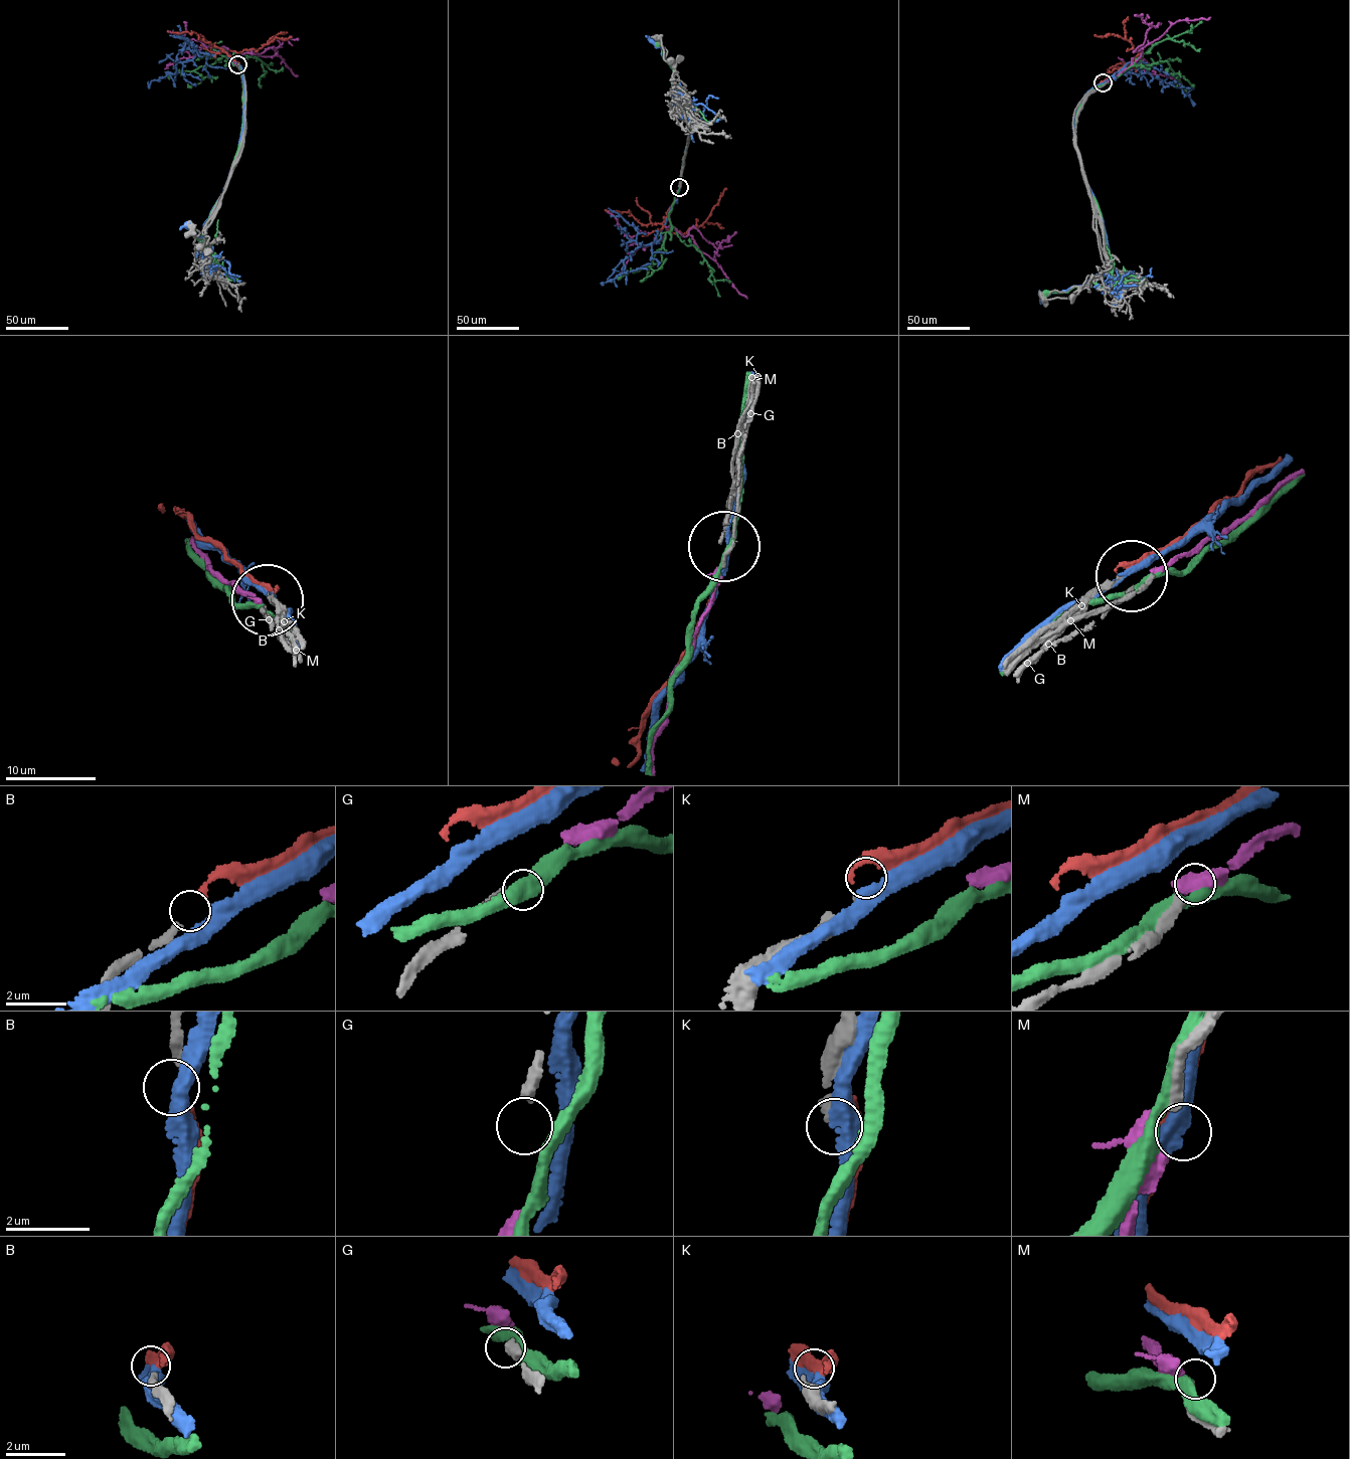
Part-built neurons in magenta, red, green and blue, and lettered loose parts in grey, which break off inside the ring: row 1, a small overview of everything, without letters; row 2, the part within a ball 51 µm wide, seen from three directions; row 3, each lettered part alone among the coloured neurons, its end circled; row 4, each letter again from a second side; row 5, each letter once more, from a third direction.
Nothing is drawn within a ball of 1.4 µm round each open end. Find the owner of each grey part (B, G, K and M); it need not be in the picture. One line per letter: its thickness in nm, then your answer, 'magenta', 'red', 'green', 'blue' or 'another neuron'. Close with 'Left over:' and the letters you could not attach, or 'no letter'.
B: calibre 240 nm; red
G: calibre 280 nm; another neuron
K: calibre 140 nm; another neuron
M: calibre 280 nm; magenta
Left over: G, K

